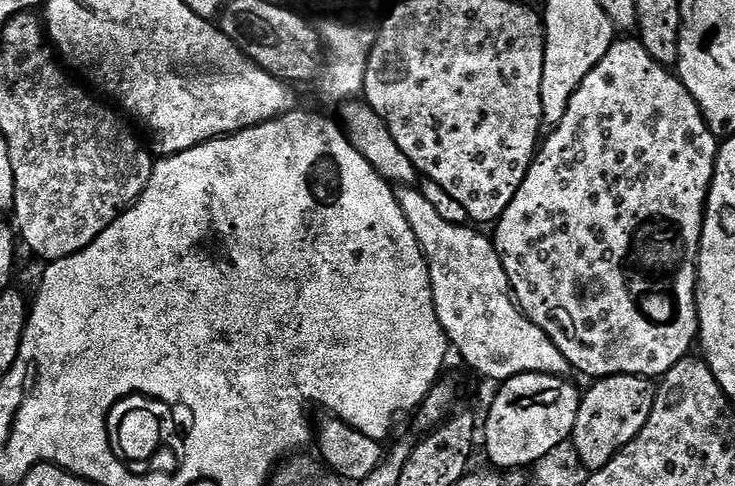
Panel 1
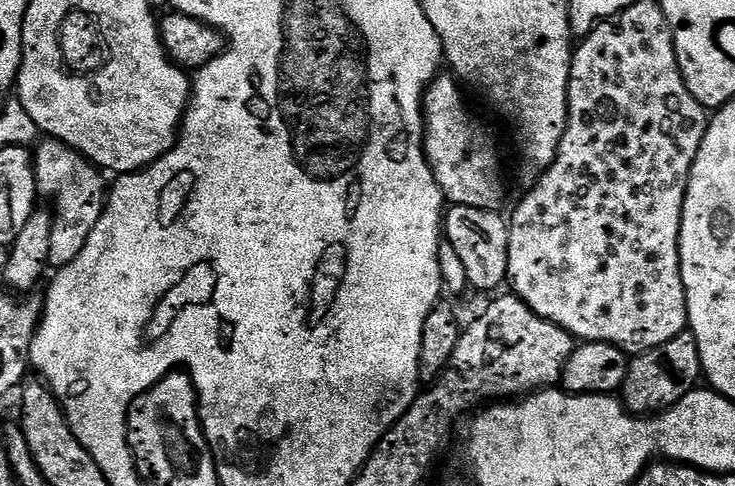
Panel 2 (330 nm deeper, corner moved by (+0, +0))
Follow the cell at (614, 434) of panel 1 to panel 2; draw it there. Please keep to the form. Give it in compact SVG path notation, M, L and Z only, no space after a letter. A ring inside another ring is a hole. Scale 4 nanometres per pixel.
M691 331L678 334L670 342L648 352L641 352L629 363L628 373L622 389L622 403L629 412L645 418L667 410L701 383L702 369L698 342L692 337Z

